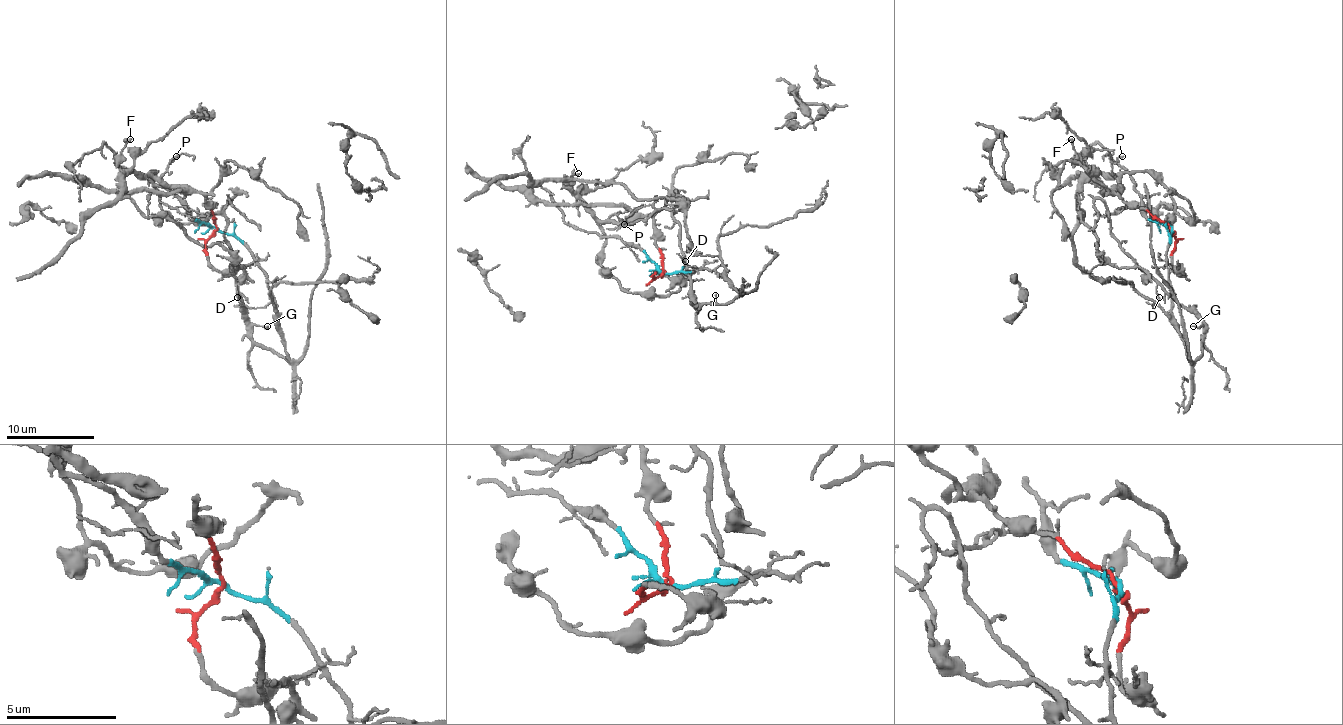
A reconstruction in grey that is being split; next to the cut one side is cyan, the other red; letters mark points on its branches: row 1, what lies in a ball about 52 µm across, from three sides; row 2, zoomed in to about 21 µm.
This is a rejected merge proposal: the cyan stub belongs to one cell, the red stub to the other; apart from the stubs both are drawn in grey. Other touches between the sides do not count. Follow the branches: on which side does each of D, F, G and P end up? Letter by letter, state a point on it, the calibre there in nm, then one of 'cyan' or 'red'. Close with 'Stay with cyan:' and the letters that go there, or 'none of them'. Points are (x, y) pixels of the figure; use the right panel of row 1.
D: (1159, 297) | 80 nm | cyan
F: (1071, 139) | 120 nm | red
G: (1193, 326) | 110 nm | cyan
P: (1122, 156) | 130 nm | red
Stay with cyan: D, G

